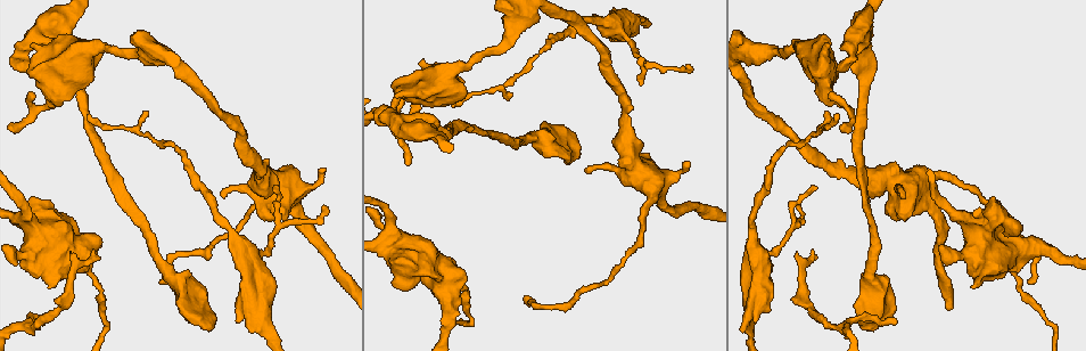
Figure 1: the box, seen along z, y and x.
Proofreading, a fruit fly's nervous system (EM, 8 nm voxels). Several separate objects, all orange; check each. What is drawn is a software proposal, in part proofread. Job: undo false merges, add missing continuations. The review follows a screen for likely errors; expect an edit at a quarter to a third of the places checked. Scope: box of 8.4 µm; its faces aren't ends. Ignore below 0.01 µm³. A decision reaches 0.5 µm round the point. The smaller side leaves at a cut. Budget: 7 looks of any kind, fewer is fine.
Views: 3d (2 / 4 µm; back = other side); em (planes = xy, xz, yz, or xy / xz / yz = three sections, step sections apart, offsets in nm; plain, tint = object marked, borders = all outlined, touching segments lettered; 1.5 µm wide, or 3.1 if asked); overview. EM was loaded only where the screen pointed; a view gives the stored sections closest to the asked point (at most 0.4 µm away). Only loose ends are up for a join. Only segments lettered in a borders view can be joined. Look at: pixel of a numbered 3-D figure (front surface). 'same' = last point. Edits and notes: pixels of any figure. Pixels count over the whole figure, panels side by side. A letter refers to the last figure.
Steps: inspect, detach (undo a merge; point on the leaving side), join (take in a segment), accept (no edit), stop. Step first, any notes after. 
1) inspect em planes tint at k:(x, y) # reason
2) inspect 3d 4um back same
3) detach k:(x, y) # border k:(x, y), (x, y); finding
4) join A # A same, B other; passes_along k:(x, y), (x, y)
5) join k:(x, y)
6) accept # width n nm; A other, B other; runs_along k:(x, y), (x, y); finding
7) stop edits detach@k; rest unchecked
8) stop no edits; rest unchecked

inspect em planes borders at 1:(460, 66) # sudden change in width

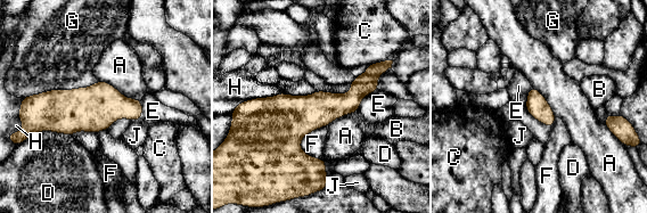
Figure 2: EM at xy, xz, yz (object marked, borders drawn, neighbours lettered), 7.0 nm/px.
accept # width 160 nm; A other, B other, C other, D other, E other, F other, G other, H other, J other; border 2:(98, 80), (140, 100); one neuron here

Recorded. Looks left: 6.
inspect 3d 4um at 1:(812, 249) # end of a long branch

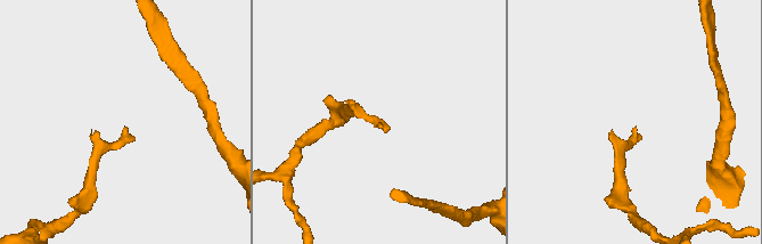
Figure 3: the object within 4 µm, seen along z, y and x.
inspect em yz step 4 tint at 3:(127, 128) # now the EM

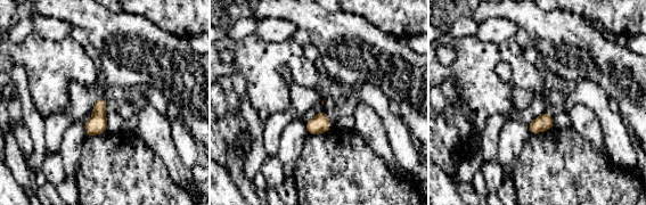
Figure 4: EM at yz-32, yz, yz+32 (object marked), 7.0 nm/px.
inspect em planes borders same # cut it another way

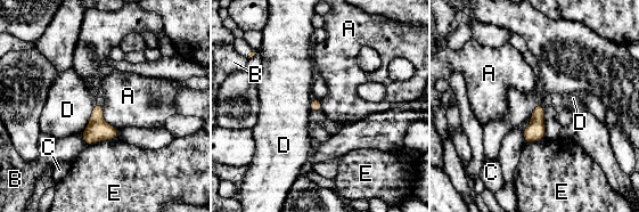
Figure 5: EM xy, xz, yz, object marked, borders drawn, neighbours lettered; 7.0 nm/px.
accept # A other, B other, C other, D other, E other; border 5:(103, 106), (103, 117), (119, 130); no lettered segment goes on from it

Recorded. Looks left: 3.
inspect em planes tint at 1:(435, 279) # an open end

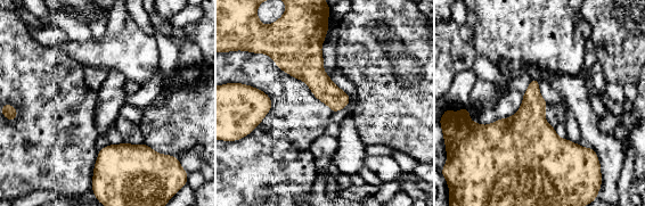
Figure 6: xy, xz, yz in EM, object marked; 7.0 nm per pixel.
inspect em planes borders same

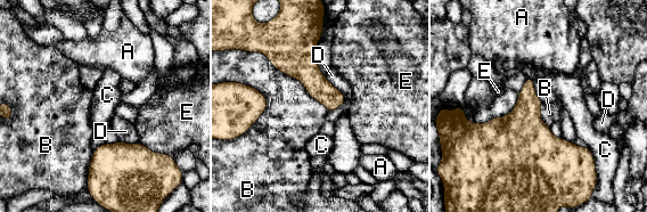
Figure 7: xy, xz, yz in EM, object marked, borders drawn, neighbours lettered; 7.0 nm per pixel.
accept # A other, B other, C other, D other, E other; none of them fits

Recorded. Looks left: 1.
stop no edits; rest unchecked

